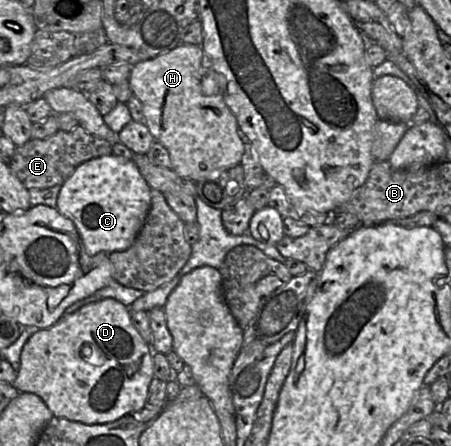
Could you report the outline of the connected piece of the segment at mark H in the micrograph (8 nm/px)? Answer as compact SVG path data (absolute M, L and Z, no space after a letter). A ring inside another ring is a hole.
M181 43L174 49L166 53L160 54L155 58L150 58L138 62L132 67L131 74L129 76L129 85L132 90L132 93L140 100L142 104L142 112L145 116L145 125L149 129L152 136L155 138L155 141L162 144L169 152L169 156L172 162L172 169L174 170L174 172L178 176L184 179L190 179L194 182L198 182L199 180L202 180L208 177L210 174L218 172L220 170L224 170L224 169L232 168L236 165L240 165L244 153L244 143L242 142L238 134L239 125L237 119L235 115L232 113L232 111L229 109L229 107L226 105L226 103L224 102L223 95L221 93L218 93L207 96L202 92L201 81L206 70L211 70L211 69L207 66L207 58L202 49L202 46L195 44Z

